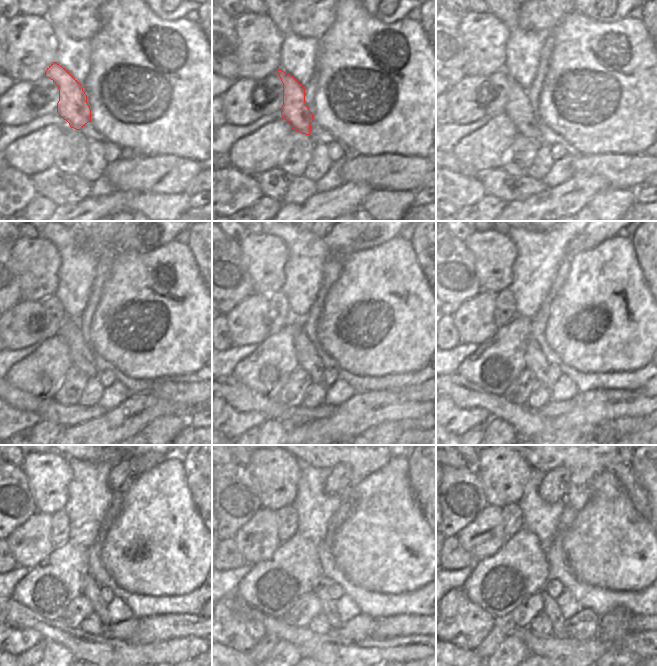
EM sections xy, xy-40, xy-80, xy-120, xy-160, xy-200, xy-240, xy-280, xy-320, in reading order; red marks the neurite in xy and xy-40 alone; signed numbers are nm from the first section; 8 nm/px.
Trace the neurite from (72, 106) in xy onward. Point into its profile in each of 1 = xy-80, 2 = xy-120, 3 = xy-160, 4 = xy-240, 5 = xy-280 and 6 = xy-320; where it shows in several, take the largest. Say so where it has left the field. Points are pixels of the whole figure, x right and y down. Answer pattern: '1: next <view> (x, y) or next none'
1: next xy-80 (518, 109)
2: next xy-120 (81, 356)
3: next xy-160 (307, 358)
4: next xy-240 (90, 589)
5: next xy-280 (328, 608)
6: next xy-320 (550, 607)

